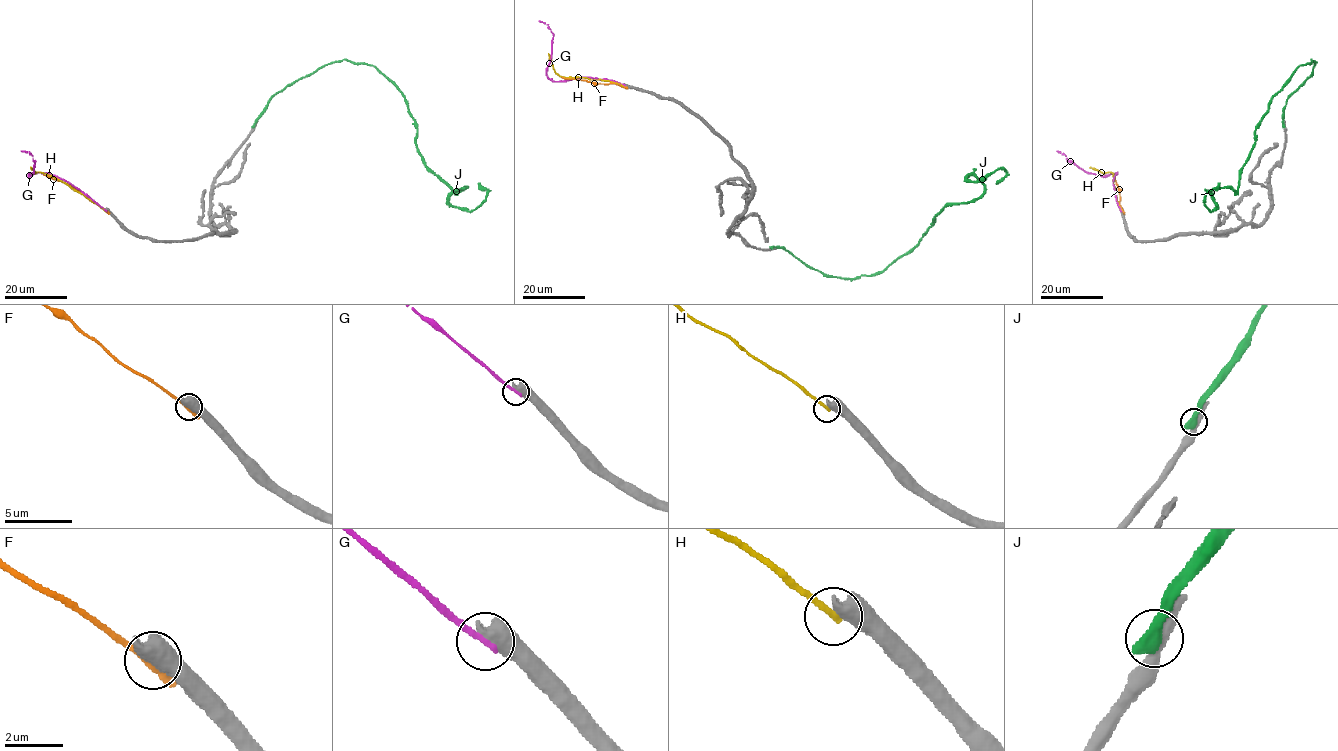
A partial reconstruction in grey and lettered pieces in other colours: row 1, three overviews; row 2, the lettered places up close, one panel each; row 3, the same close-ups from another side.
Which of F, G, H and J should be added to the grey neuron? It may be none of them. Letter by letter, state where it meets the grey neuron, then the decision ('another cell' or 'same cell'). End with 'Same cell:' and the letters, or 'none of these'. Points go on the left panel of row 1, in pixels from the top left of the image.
F: (107, 211) | another cell
G: (105, 210) | another cell
H: (105, 210) | another cell
J: (254, 125) | another cell
Same cell: none of these

